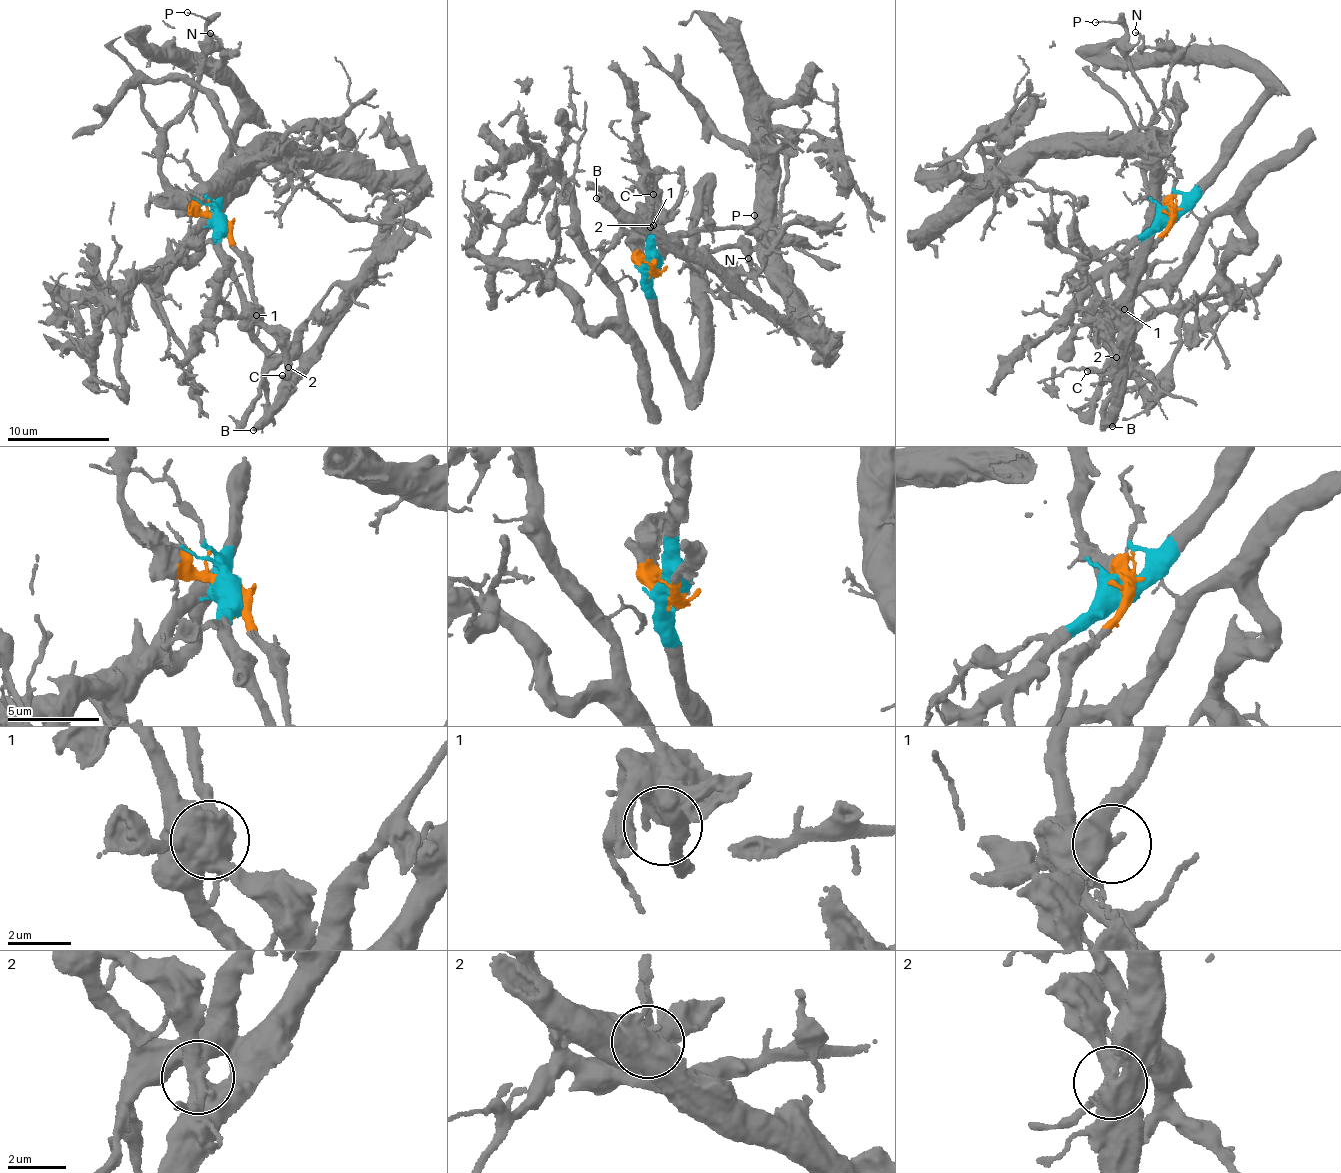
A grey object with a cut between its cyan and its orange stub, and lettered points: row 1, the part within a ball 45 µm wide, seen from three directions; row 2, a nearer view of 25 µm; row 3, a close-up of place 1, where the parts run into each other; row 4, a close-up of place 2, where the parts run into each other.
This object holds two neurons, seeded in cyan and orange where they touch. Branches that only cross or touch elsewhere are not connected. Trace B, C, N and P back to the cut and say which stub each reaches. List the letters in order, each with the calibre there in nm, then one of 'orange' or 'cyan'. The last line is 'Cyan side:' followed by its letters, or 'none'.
B: calibre 500 nm; orange
C: calibre 200 nm; cyan
N: calibre 130 nm; orange
P: calibre 110 nm; orange
Cyan side: C

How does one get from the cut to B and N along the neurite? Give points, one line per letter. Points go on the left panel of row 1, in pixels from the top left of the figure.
B: (215, 219), (221, 222), (243, 263), (256, 316), (283, 350), (284, 383), (277, 393), (275, 413), (252, 430)
N: (215, 219), (166, 184), (161, 170), (163, 127), (187, 111), (203, 56), (222, 45), (209, 32)

